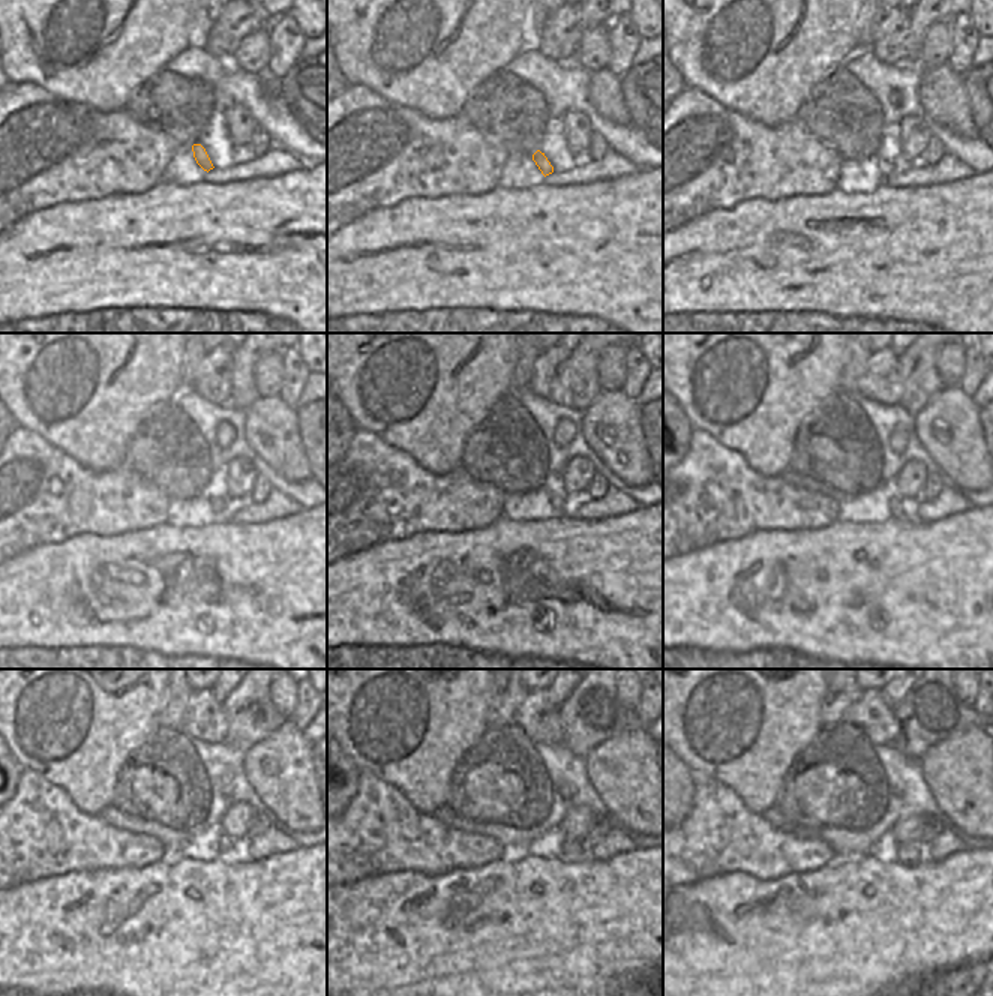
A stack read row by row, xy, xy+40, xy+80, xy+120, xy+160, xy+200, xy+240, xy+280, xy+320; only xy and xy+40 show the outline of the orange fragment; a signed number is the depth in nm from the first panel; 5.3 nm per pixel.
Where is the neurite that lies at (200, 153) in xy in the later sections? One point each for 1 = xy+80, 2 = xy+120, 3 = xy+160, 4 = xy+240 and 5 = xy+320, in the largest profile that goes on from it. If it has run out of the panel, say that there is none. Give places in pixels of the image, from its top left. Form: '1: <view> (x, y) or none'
1: xy+80 (885, 167)
2: xy+120 (216, 504)
3: xy+160 (557, 503)
4: xy+240 (225, 843)
5: xy+320 (909, 854)

